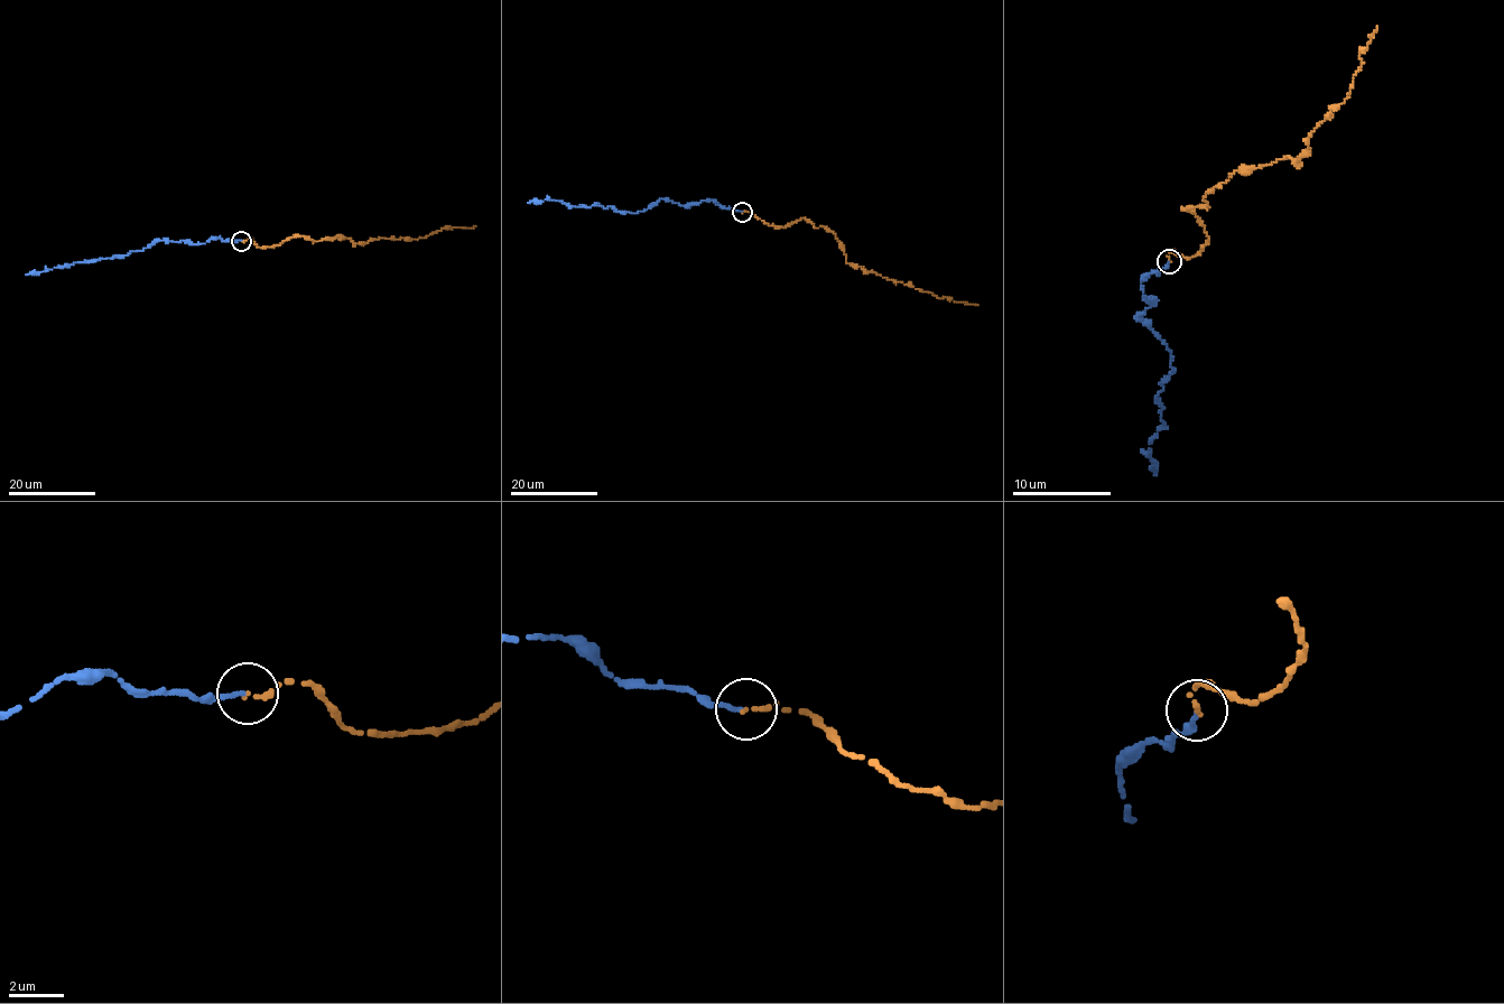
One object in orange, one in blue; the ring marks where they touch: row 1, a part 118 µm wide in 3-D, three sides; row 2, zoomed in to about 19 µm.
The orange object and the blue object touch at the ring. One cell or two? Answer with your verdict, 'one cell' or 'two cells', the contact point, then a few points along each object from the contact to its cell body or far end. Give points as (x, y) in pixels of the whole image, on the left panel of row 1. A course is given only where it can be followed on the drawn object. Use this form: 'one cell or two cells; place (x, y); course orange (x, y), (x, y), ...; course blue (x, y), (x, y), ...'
one cell; place (241, 241); course orange (241, 241), (251, 239), (257, 247), (272, 247), (291, 236), (314, 241), (337, 235), (364, 243), (475, 226); course blue (241, 241), (213, 239), (202, 244), (158, 240), (124, 257), (79, 261), (39, 273), (26, 273)

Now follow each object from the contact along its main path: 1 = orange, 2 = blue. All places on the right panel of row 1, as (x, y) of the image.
1: (1168, 261), (1208, 240), (1181, 208), (1207, 206), (1236, 170), (1310, 151), (1376, 26)
2: (1168, 261), (1141, 281), (1151, 301), (1136, 319), (1170, 354), (1149, 454), (1157, 473)

